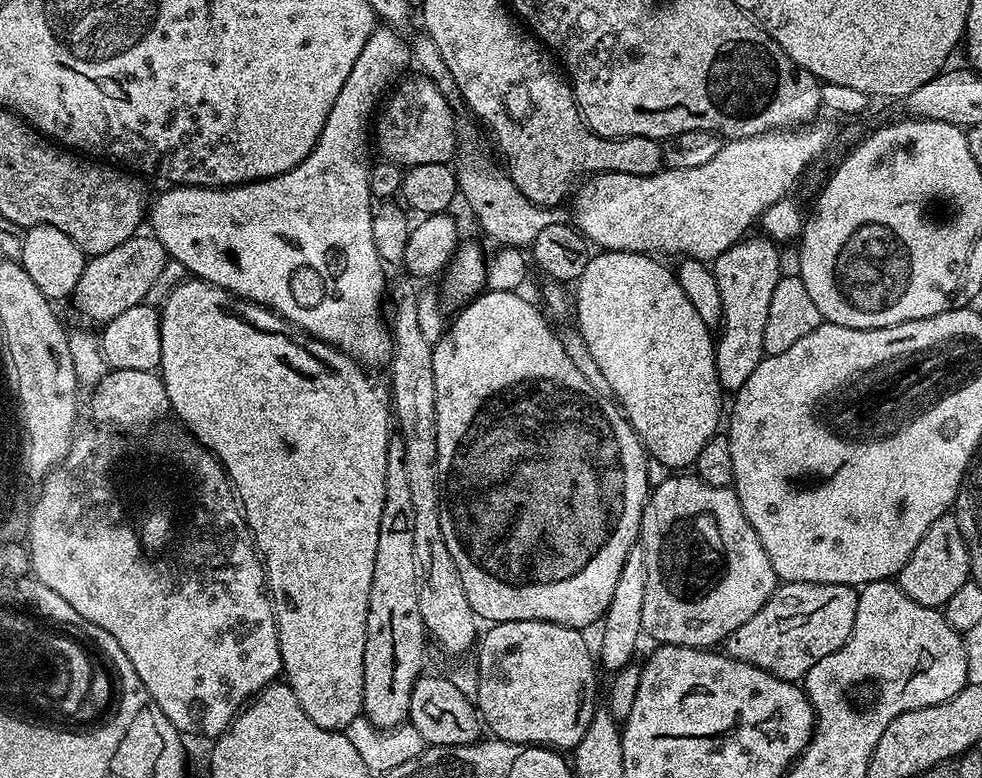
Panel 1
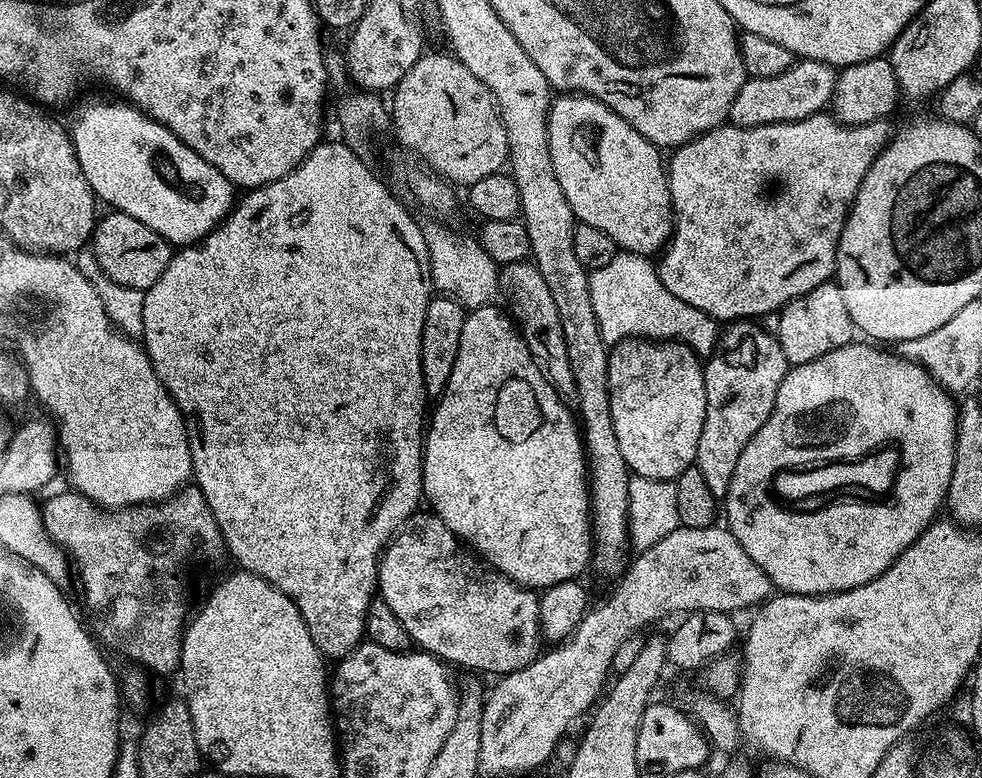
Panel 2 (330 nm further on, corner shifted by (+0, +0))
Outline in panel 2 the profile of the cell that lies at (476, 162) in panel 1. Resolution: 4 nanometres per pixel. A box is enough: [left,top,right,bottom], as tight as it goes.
[589,251,718,358]

